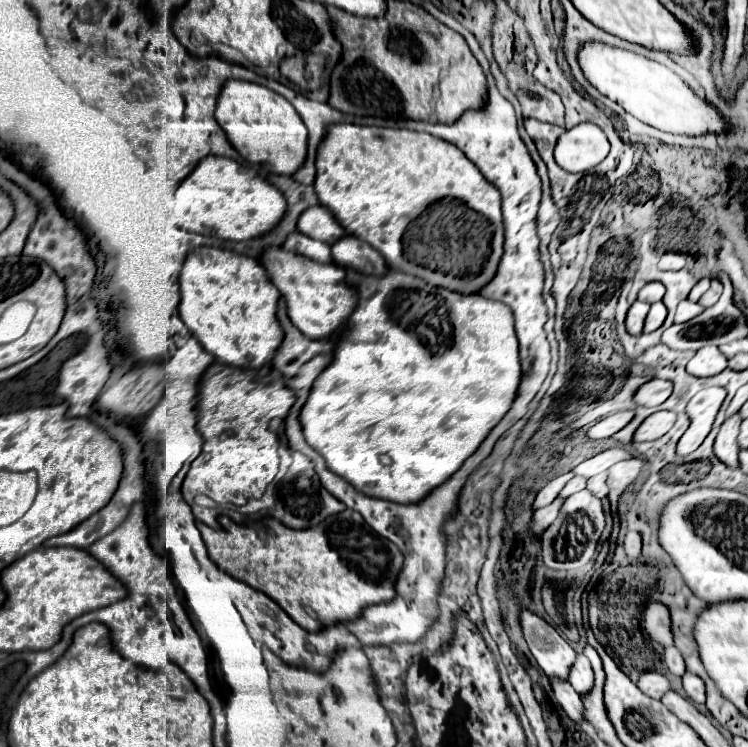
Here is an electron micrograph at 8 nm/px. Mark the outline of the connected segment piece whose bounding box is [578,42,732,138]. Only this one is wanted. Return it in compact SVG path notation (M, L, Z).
M586 42L580 48L578 58L592 86L596 86L606 98L614 100L626 112L630 112L634 118L648 126L654 126L668 134L692 138L706 134L724 136L732 130L732 124L716 106L712 106L704 96L696 94L694 88L686 84L678 74L654 60L600 42Z

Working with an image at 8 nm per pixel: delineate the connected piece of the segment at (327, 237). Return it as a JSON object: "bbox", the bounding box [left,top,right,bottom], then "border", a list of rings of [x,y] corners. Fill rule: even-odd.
{"bbox":[298,206,346,246],"border":[[[312,206],[304,210],[298,220],[298,232],[306,234],[308,238],[326,242],[330,246],[346,236],[342,226],[334,222],[334,216],[324,206]]]}

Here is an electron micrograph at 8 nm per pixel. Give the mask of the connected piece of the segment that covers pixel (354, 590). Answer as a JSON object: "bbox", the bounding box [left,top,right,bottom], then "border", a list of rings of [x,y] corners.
{"bbox":[198,510,404,632],"border":[[[354,510],[330,516],[322,526],[310,530],[292,530],[274,518],[248,526],[240,526],[226,516],[220,516],[218,522],[222,530],[198,522],[208,554],[218,568],[270,596],[308,632],[358,620],[366,606],[396,598],[394,582],[404,556],[396,544],[378,536]]]}

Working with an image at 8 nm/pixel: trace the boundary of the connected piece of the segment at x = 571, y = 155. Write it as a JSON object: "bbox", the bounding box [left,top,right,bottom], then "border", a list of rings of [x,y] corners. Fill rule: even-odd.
{"bbox":[554,122,610,172],"border":[[[592,122],[566,130],[556,144],[554,158],[566,172],[582,172],[598,166],[610,150],[606,134]]]}

